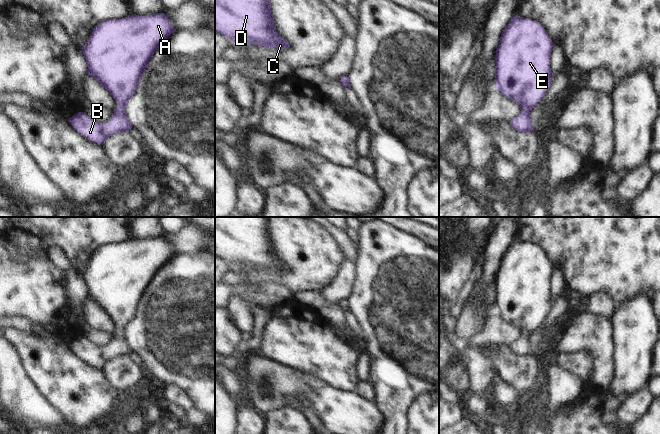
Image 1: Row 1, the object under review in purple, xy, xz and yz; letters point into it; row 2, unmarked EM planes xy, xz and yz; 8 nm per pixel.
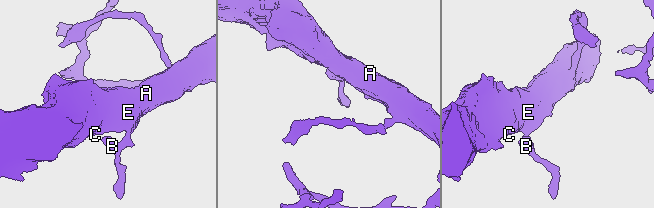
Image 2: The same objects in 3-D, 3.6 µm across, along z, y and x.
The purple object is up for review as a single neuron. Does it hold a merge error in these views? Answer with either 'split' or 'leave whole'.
leave whole

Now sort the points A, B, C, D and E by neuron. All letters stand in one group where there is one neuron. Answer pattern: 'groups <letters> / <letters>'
groups A B C D E

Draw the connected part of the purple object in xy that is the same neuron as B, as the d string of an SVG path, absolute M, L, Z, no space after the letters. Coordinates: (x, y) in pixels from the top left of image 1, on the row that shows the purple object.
M164 13L152 15L129 15L122 19L110 19L93 28L88 42L82 48L87 61L86 74L95 78L115 99L117 108L105 123L98 123L83 112L73 115L68 121L73 128L97 144L105 144L111 135L129 132L132 128L127 118L126 106L137 90L141 76L157 48L176 31Z

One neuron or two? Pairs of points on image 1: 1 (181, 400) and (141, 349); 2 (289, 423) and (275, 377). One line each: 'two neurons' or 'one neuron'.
1: two neurons
2: two neurons

